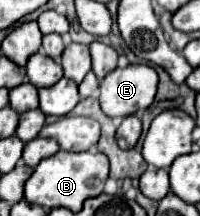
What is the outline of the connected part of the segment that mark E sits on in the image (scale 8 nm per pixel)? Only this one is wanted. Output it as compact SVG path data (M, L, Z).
M149 65L117 67L101 81L101 109L107 117L127 117L145 111L157 93L157 71Z

